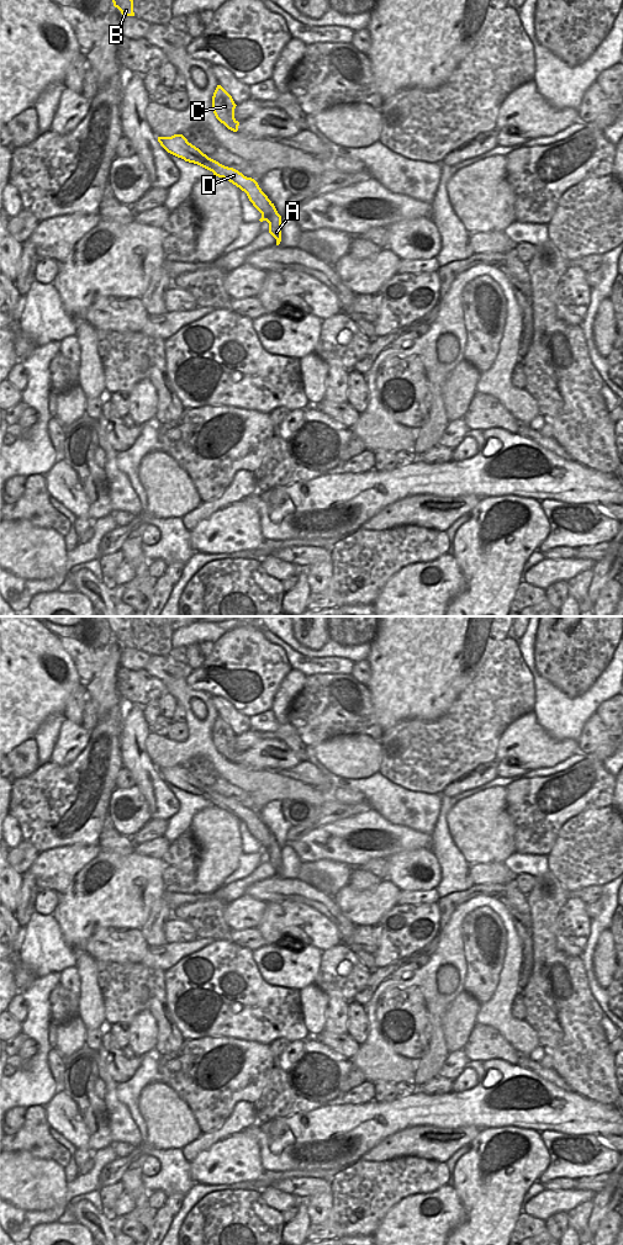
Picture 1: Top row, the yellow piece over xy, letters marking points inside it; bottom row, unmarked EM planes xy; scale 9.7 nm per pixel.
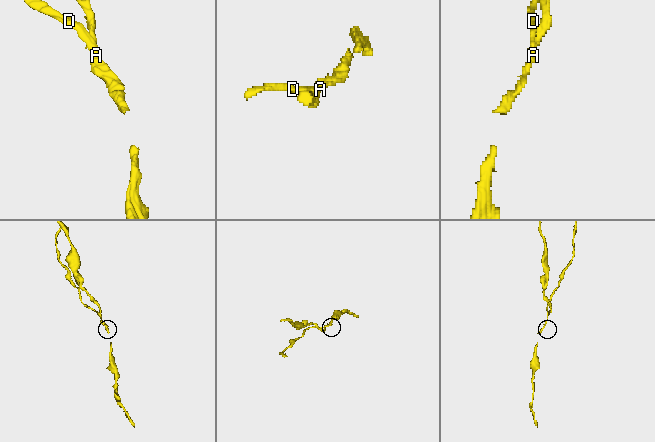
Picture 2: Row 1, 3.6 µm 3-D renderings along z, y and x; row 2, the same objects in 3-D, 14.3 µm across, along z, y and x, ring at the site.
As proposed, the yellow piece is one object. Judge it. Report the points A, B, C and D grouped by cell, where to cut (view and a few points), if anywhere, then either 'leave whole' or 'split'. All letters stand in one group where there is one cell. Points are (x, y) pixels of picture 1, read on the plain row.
A B C / D; cut in xy along (272, 835), (268, 844), (262, 848); split

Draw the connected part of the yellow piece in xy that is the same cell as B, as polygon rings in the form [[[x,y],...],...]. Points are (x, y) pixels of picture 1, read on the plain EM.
[[[106,616],[113,637],[121,642],[122,647],[134,647],[131,618],[132,616]]]

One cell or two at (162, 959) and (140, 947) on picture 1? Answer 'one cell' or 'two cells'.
two cells

